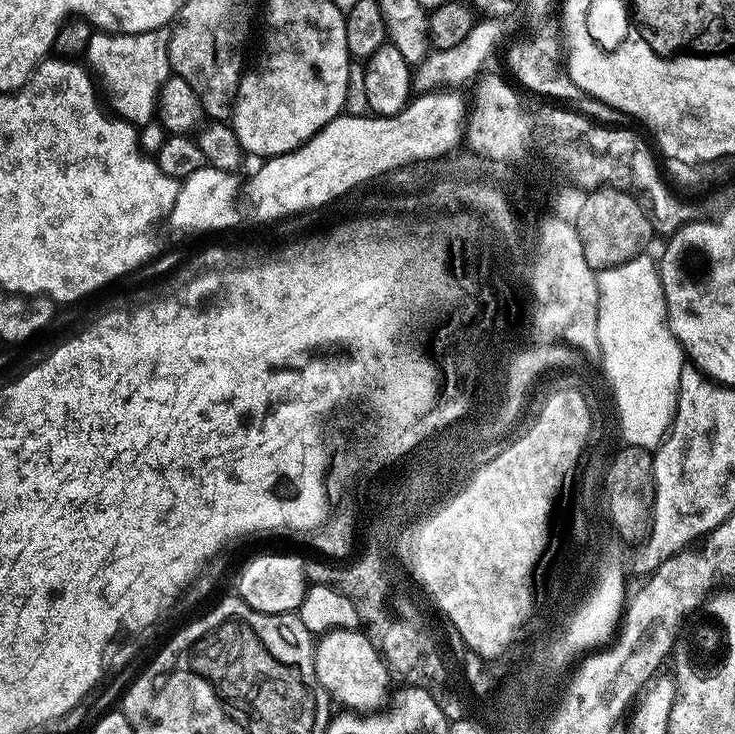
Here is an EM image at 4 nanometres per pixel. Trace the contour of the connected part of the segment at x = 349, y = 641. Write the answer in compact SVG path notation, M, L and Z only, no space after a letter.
M339 628L333 632L323 633L316 640L316 673L318 682L327 690L329 697L341 704L341 709L351 710L356 714L372 714L383 709L388 700L388 676L390 669L384 662L377 648L368 643L367 635L355 628Z

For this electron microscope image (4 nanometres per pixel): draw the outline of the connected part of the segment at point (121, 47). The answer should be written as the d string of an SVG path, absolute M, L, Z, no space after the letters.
M167 29L139 32L136 35L122 35L120 33L95 31L84 51L85 59L91 71L99 78L104 78L114 100L111 109L120 119L131 122L137 126L151 121L156 114L160 90L168 77L172 74L169 66L168 42L171 33Z

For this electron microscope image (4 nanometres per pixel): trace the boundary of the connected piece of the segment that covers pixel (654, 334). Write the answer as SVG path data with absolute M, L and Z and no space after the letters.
M641 254L613 268L597 271L598 330L604 352L607 353L608 372L612 375L614 398L617 400L620 431L625 445L634 448L659 448L676 414L676 396L680 392L680 375L686 363L684 349L674 338L668 325L664 291L657 261Z

